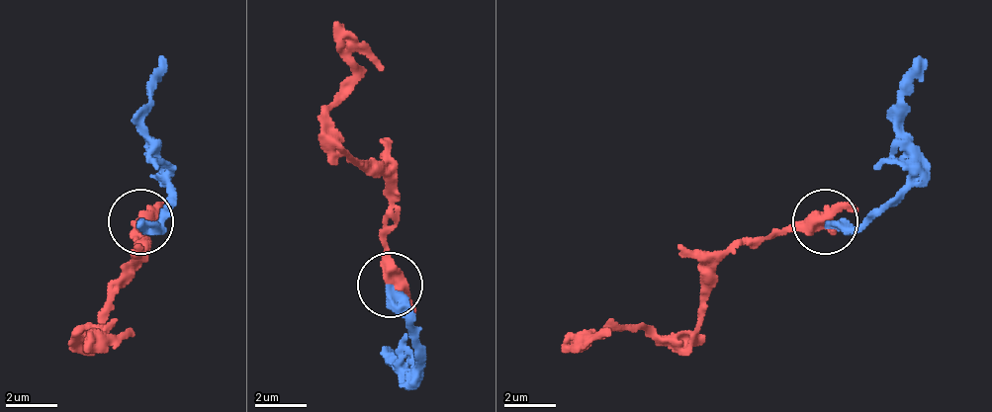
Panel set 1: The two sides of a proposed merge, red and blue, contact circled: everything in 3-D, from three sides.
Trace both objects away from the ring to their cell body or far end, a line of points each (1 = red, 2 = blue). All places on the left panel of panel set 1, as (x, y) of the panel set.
1: (141, 223), (135, 229), (141, 256), (90, 340), (83, 334), (103, 334), (83, 347)
2: (141, 223), (154, 229), (168, 184), (141, 113), (161, 53)

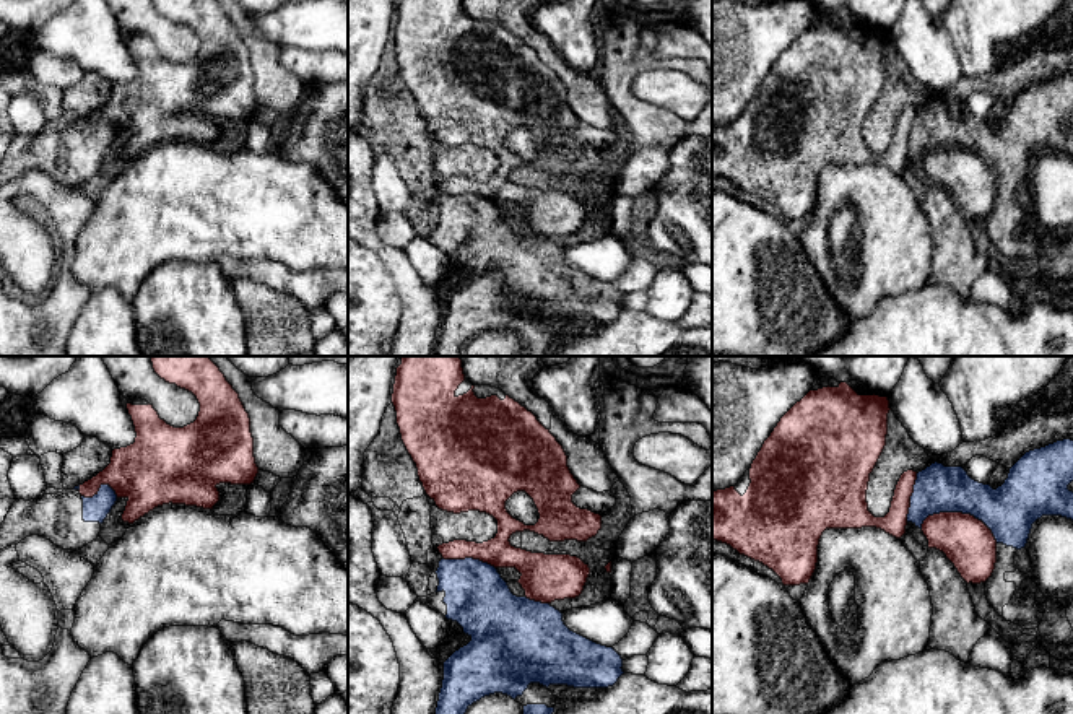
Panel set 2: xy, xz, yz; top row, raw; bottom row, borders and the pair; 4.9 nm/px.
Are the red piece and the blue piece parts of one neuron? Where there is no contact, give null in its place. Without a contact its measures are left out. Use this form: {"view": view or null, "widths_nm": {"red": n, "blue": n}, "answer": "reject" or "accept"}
{"view": "yz", "widths_nm": {"red": 240, "blue": 260}, "answer": "reject"}

